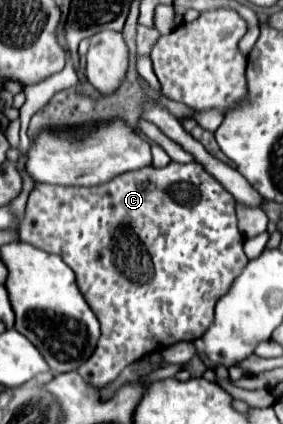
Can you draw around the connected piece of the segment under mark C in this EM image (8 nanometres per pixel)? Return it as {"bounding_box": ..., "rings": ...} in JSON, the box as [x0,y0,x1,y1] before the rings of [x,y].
{"bounding_box":[20,162,248,388],"rings":[[[170,162],[166,168],[140,168],[140,170],[132,170],[126,172],[106,184],[100,186],[92,186],[92,188],[76,188],[76,186],[56,186],[56,184],[38,184],[34,188],[34,192],[28,198],[26,204],[26,214],[24,214],[24,222],[20,222],[20,240],[28,242],[40,250],[46,250],[50,254],[60,254],[62,260],[74,270],[76,274],[76,284],[82,292],[82,296],[86,298],[88,306],[92,308],[92,312],[96,314],[96,318],[100,320],[100,340],[96,350],[92,352],[92,356],[88,358],[88,362],[84,362],[78,368],[78,374],[84,378],[86,384],[92,384],[94,388],[104,388],[106,384],[110,384],[112,380],[118,378],[118,374],[130,366],[132,362],[140,360],[142,356],[146,356],[148,352],[154,350],[162,350],[166,346],[172,346],[176,342],[192,342],[196,338],[200,338],[208,326],[214,320],[214,306],[216,302],[230,290],[232,282],[236,280],[236,276],[240,276],[240,272],[244,270],[244,266],[248,264],[246,254],[242,250],[244,238],[238,232],[236,226],[236,210],[234,210],[234,198],[230,196],[230,192],[226,192],[226,188],[222,188],[220,182],[216,182],[208,172],[204,172],[204,168],[196,162],[190,164],[176,164]]]}

